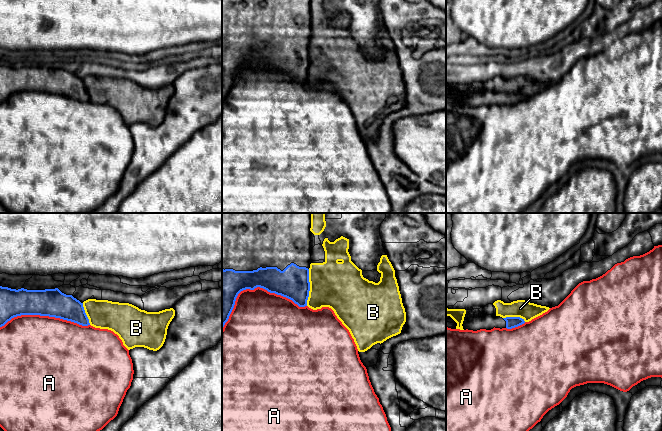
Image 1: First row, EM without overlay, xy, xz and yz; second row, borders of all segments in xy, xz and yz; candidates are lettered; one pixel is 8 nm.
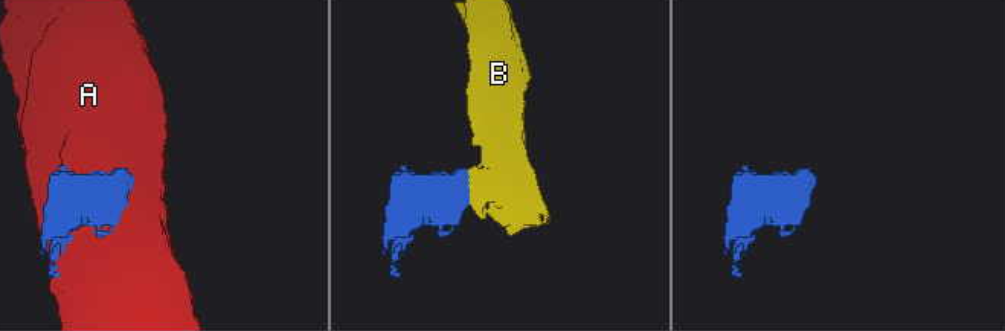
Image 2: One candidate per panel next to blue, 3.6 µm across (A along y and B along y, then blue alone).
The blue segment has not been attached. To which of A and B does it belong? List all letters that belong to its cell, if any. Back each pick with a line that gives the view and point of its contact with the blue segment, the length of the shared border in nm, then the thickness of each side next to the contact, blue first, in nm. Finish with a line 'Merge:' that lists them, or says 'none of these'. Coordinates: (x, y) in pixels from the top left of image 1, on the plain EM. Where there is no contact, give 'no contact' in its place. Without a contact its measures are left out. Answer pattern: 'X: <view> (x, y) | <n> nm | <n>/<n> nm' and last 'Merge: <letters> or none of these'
Merge: none of these

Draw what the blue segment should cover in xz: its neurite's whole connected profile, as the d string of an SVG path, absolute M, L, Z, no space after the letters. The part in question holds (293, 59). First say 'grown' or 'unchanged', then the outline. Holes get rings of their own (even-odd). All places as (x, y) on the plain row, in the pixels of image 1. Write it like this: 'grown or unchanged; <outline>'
grown; M222 0L222 106L234 84L238 70L246 65L263 64L292 76L299 83L307 82L310 67L309 44L311 40L311 27L315 22L314 10L310 7L311 0Z

